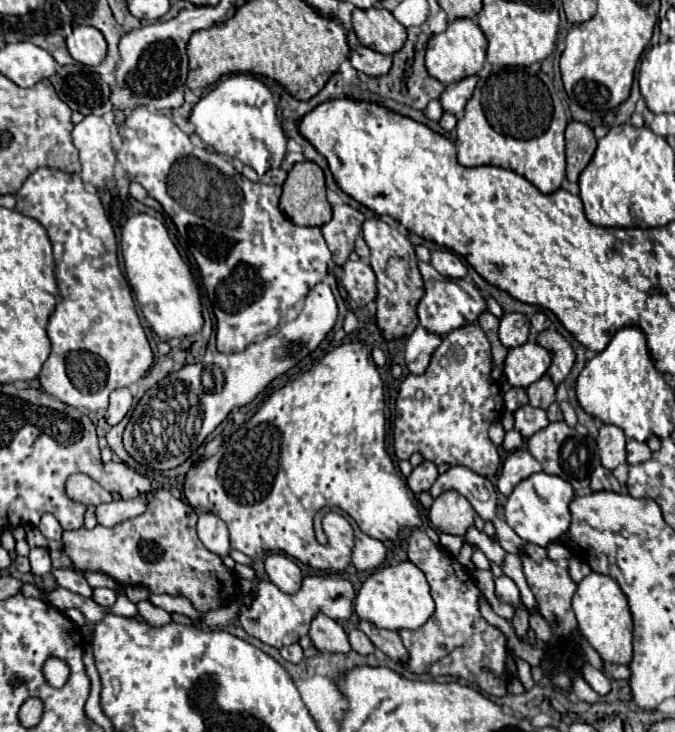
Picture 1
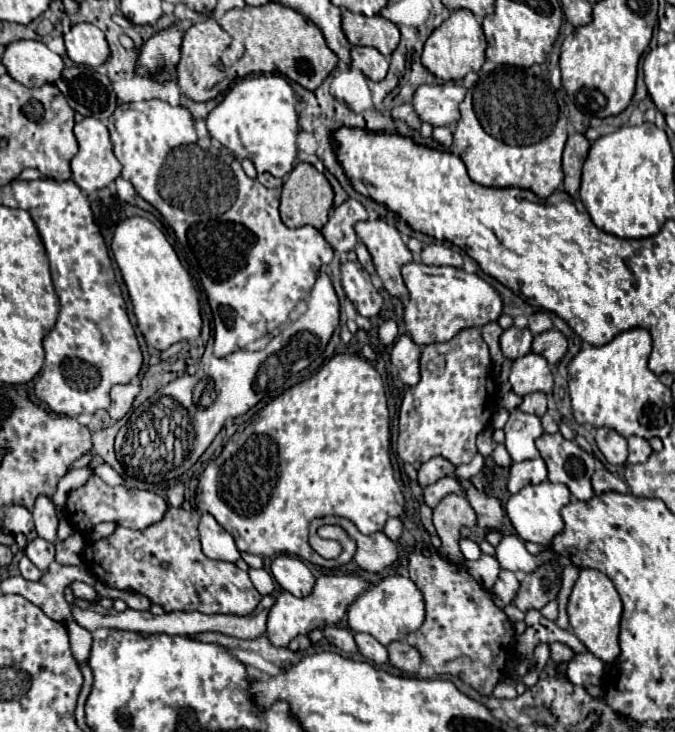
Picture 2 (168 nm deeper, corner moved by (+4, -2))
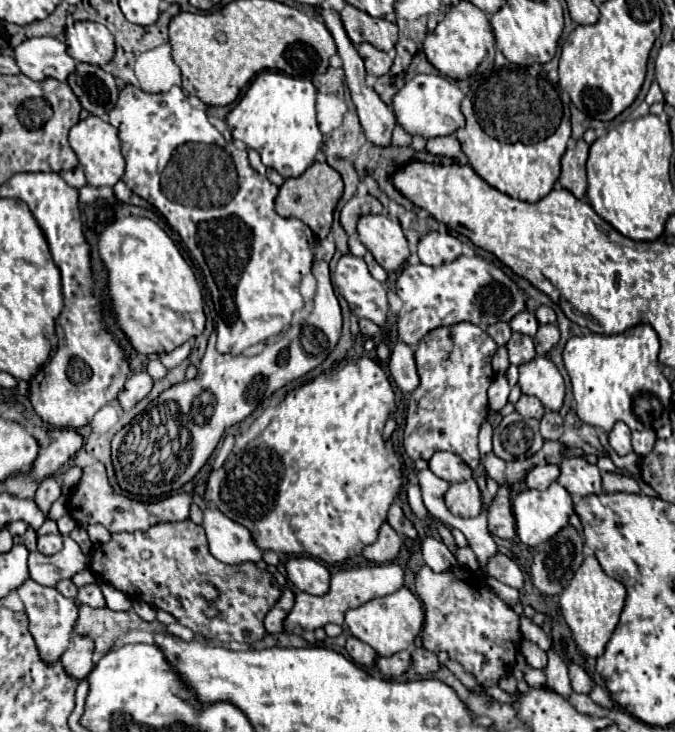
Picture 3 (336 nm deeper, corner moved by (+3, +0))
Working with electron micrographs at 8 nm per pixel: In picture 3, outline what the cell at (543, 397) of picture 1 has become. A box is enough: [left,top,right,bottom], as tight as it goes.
[516,394,544,420]

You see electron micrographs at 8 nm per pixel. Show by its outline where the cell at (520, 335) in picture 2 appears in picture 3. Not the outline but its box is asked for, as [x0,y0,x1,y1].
[506,332,536,366]

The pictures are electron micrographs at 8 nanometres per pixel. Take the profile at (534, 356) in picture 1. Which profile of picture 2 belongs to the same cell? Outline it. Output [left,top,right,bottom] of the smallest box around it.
[509,352,553,396]

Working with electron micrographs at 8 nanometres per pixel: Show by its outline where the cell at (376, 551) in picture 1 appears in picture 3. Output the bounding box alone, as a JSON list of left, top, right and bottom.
[364,522,402,564]

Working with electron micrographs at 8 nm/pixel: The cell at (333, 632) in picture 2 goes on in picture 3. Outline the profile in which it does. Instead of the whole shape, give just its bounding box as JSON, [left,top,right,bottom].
[346,636,376,670]

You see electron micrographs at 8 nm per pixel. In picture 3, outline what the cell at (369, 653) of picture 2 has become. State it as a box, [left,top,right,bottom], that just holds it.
[376,650,412,678]

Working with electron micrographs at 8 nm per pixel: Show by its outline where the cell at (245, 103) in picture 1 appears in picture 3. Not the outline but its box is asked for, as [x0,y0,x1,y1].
[226,72,324,178]

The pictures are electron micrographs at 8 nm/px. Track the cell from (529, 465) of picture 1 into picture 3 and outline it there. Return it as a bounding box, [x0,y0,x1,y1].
[526,464,560,490]

